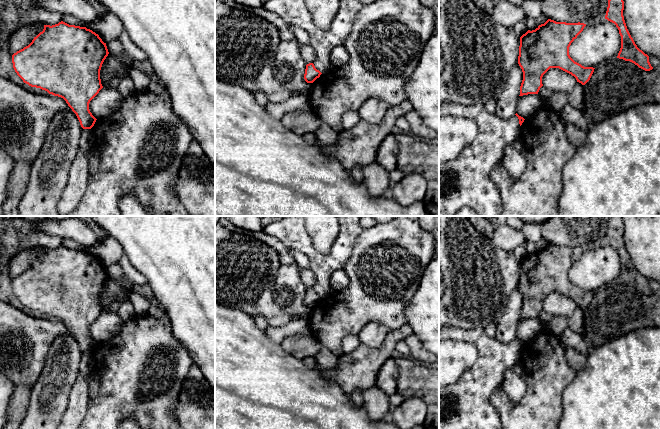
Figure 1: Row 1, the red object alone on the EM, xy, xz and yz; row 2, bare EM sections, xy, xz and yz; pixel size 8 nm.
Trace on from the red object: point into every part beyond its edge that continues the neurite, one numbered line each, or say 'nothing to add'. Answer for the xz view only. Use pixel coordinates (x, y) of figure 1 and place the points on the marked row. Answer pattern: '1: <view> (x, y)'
nothing to add

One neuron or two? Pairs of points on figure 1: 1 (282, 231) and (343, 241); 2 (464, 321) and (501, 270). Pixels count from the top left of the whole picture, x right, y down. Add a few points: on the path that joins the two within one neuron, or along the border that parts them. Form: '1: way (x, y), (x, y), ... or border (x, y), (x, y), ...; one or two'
1: way (298, 239), (316, 257), (329, 257); one
2: way (464, 308), (488, 283); one

